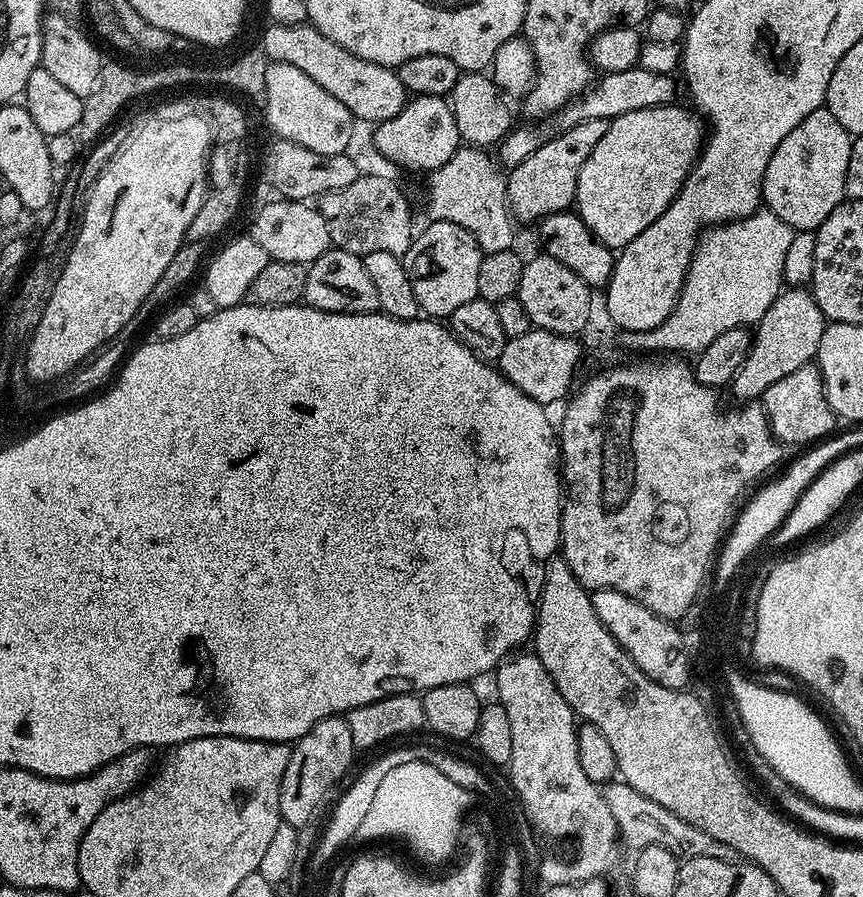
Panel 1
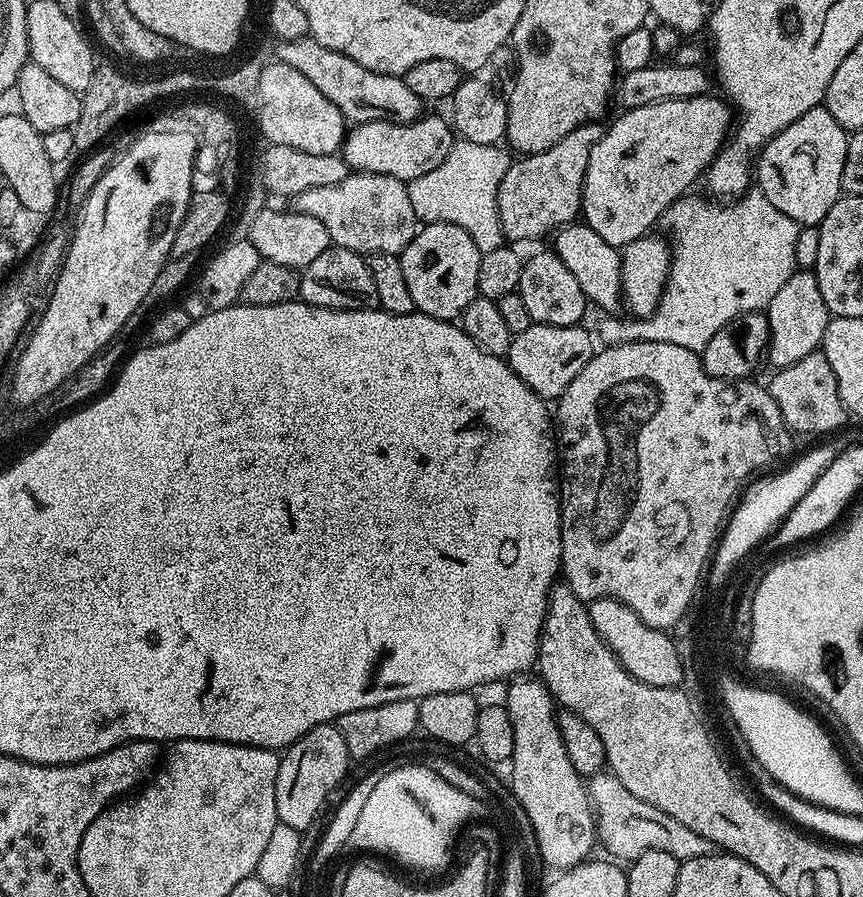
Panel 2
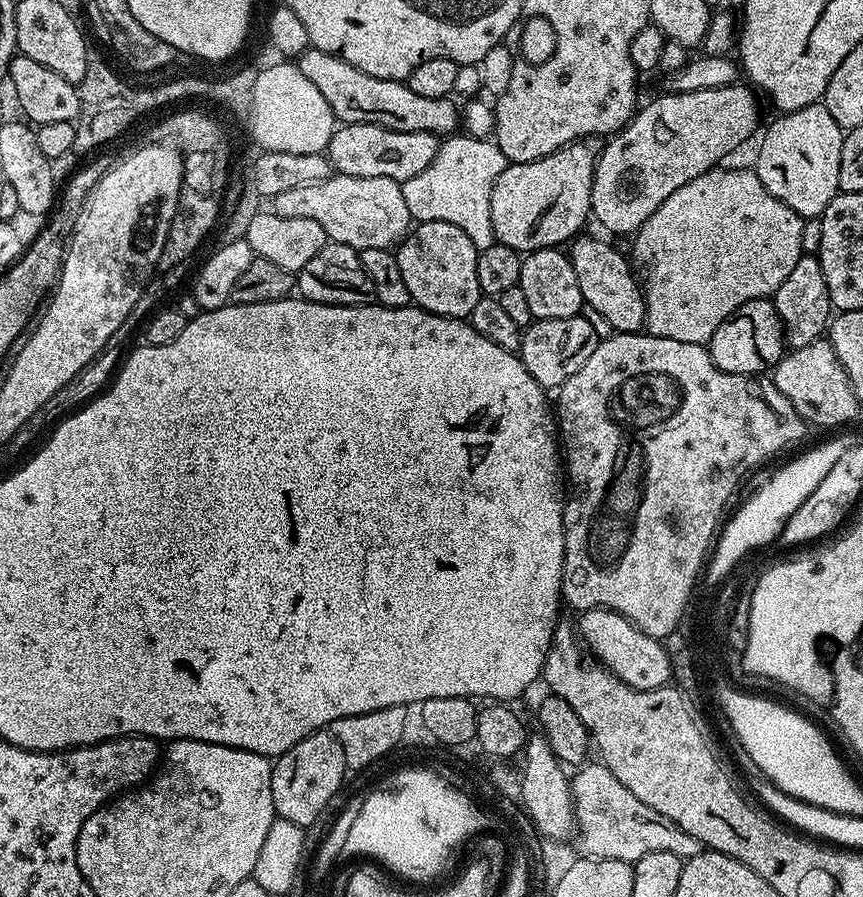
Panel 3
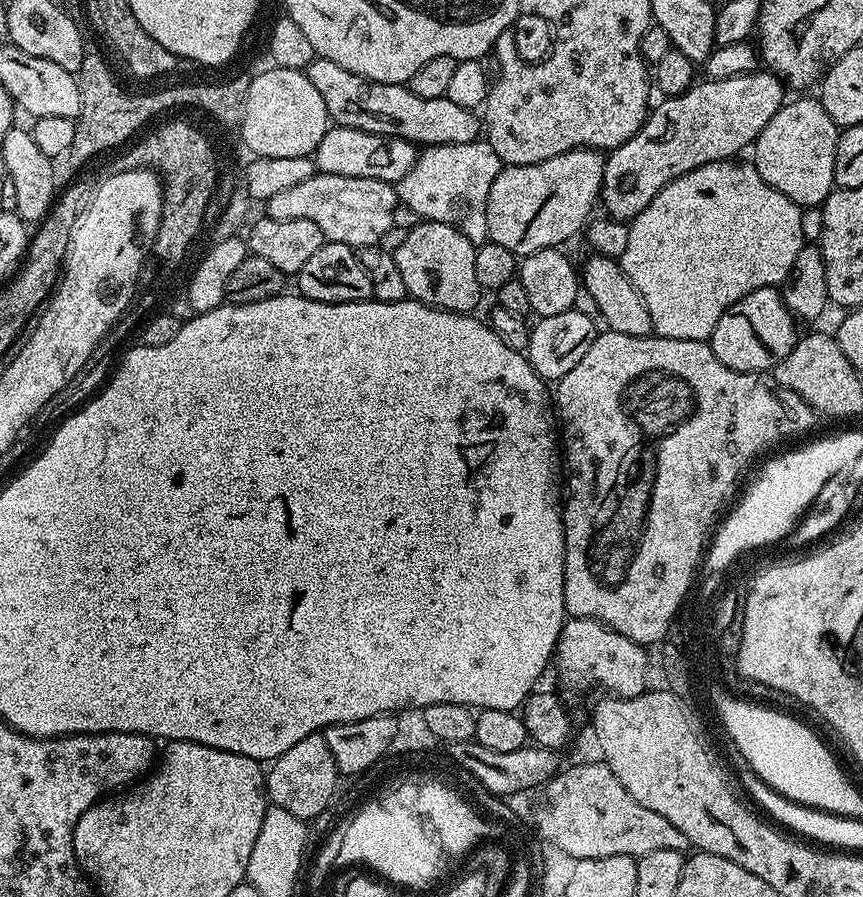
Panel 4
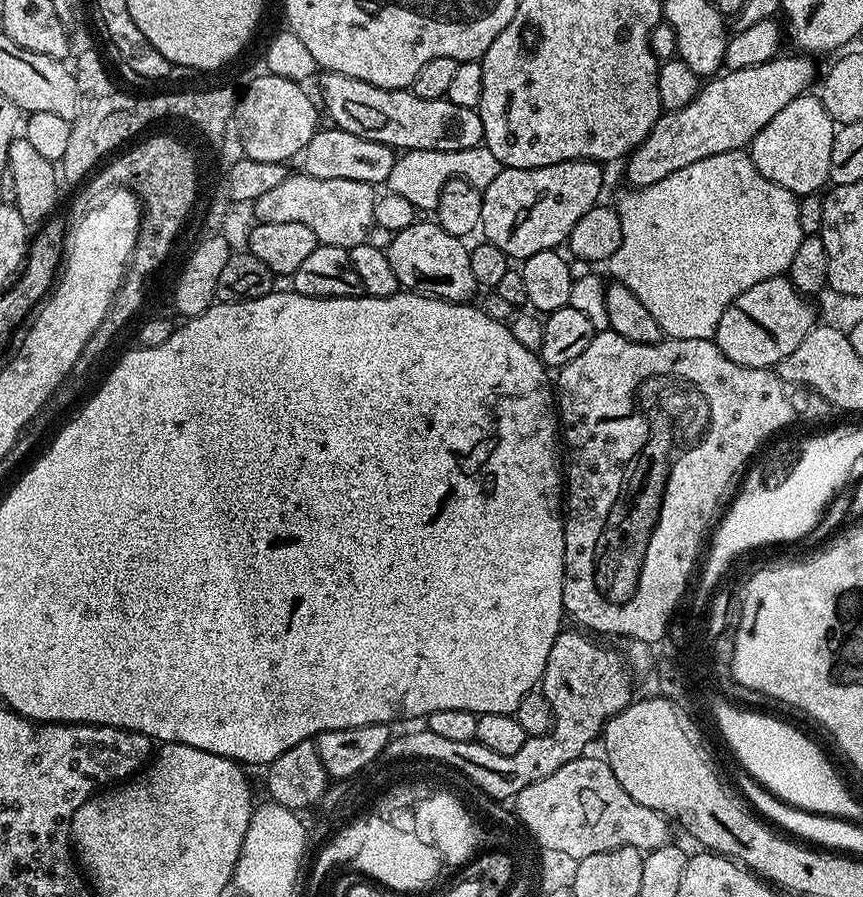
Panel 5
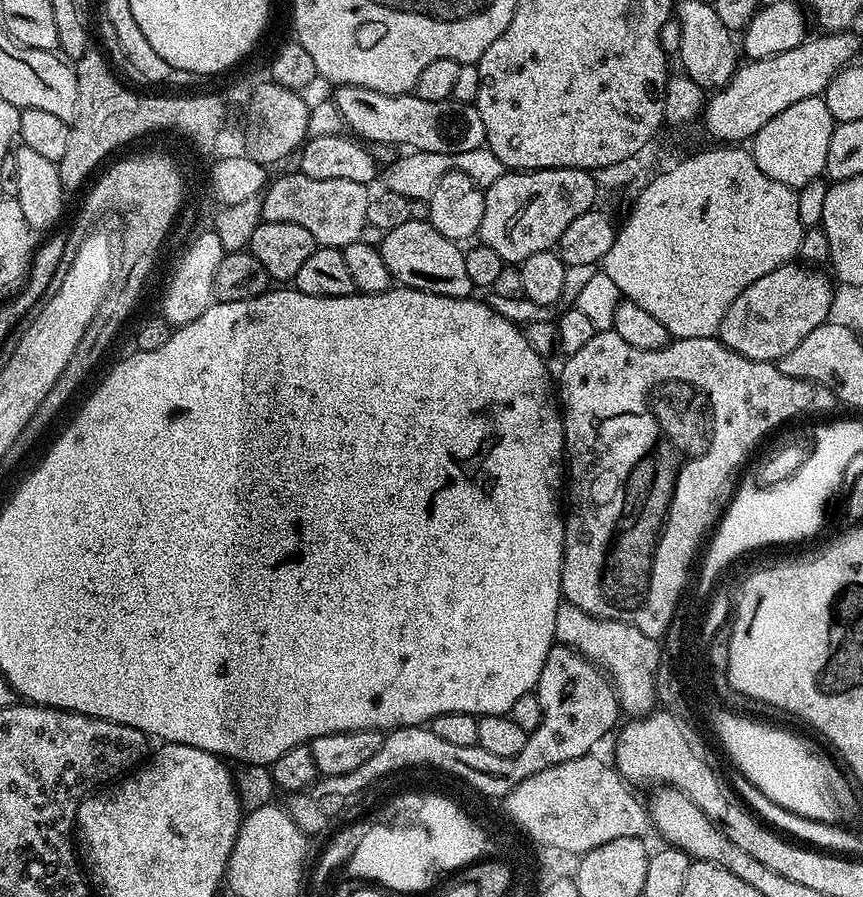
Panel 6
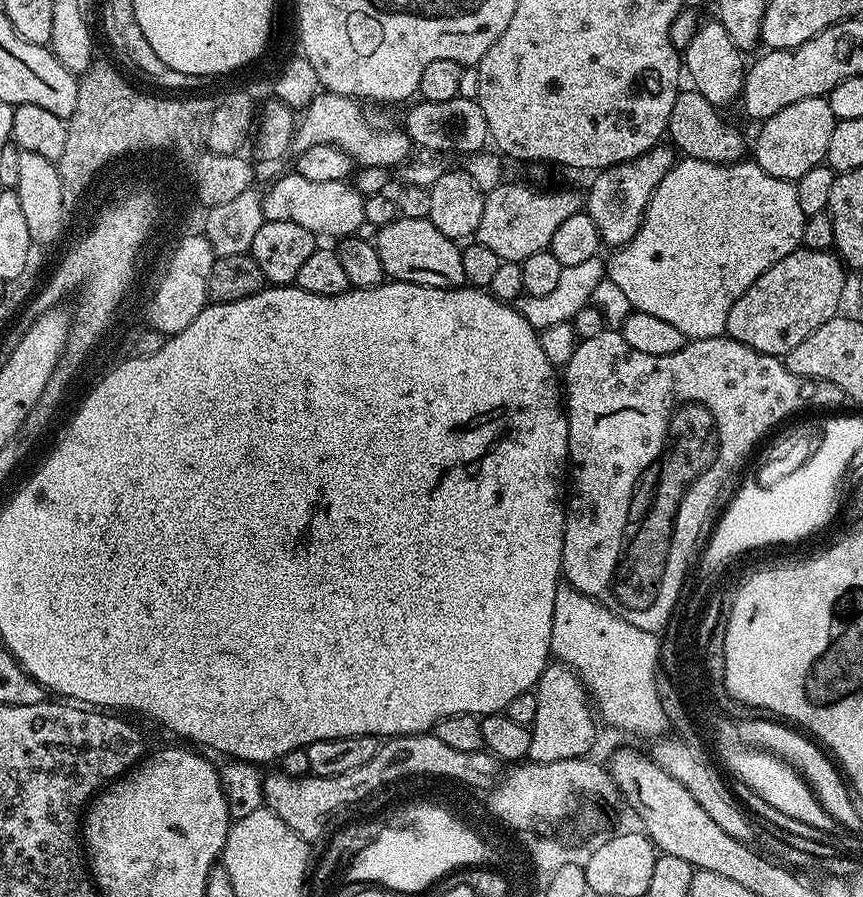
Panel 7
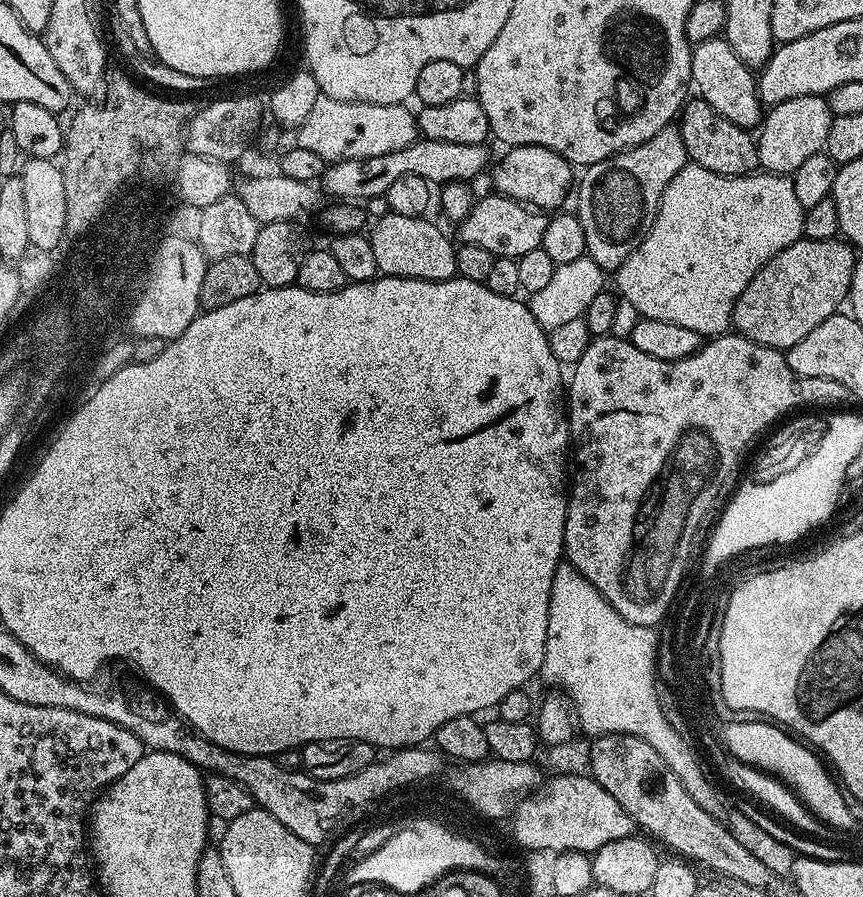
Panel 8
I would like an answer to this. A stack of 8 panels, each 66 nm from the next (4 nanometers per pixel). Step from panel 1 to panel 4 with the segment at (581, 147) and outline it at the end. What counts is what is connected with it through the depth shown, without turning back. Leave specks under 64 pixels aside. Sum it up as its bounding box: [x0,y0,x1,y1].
[486,148,605,258]

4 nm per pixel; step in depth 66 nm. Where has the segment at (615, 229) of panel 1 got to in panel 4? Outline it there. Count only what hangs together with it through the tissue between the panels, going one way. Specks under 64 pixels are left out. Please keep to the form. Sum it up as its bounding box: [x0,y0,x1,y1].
[602,70,786,222]

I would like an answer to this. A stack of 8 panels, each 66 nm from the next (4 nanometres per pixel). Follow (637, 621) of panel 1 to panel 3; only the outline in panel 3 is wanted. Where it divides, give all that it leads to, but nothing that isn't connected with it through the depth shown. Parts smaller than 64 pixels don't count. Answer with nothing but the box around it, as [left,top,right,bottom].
[578,608,673,692]

